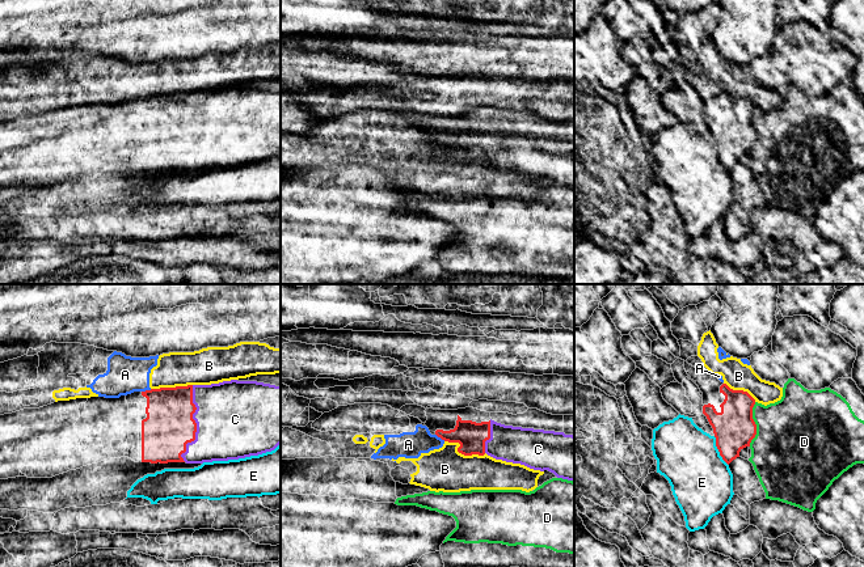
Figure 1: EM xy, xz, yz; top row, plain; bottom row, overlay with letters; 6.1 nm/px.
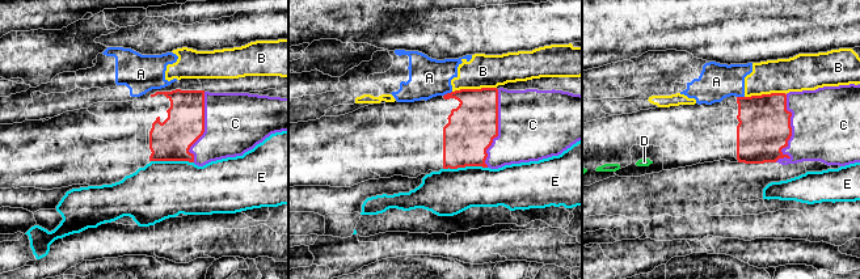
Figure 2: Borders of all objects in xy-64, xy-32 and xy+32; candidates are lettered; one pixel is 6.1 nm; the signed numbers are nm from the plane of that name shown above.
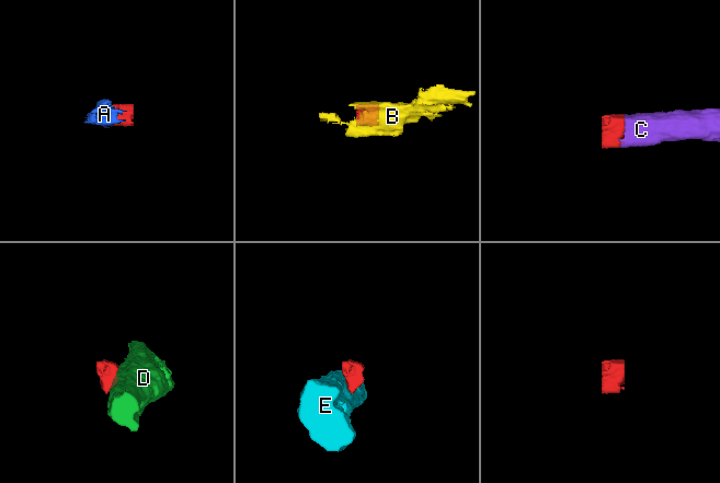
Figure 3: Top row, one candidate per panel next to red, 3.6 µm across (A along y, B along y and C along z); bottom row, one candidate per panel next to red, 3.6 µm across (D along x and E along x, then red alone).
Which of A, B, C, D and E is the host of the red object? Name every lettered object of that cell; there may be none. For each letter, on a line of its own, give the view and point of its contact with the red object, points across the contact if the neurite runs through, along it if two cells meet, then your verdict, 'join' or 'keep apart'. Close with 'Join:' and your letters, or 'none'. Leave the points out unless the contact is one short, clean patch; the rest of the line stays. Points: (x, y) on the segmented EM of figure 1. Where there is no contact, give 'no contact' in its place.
A: xy (146, 390) | along xy (151, 389), (142, 392) | keep apart
B: xz (462, 453) | along xz (445, 440), (458, 443), (458, 451), (464, 455), (485, 453) | keep apart
C: xy (196, 424) | join
D: yz (755, 424) | along yz (755, 402), (753, 407), (755, 436), (749, 445) | keep apart
E: yz (719, 451) | along yz (713, 436), (719, 455), (728, 465) | keep apart
Join: C

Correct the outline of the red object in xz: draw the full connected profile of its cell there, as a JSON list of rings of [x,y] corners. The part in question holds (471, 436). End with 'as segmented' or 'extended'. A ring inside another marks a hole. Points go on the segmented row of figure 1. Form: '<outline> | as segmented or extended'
[[[458,415],[454,430],[437,430],[448,443],[459,443],[464,456],[485,453],[496,460],[548,470],[574,482],[574,436],[564,432],[513,427],[494,420],[476,423]]] | extended

